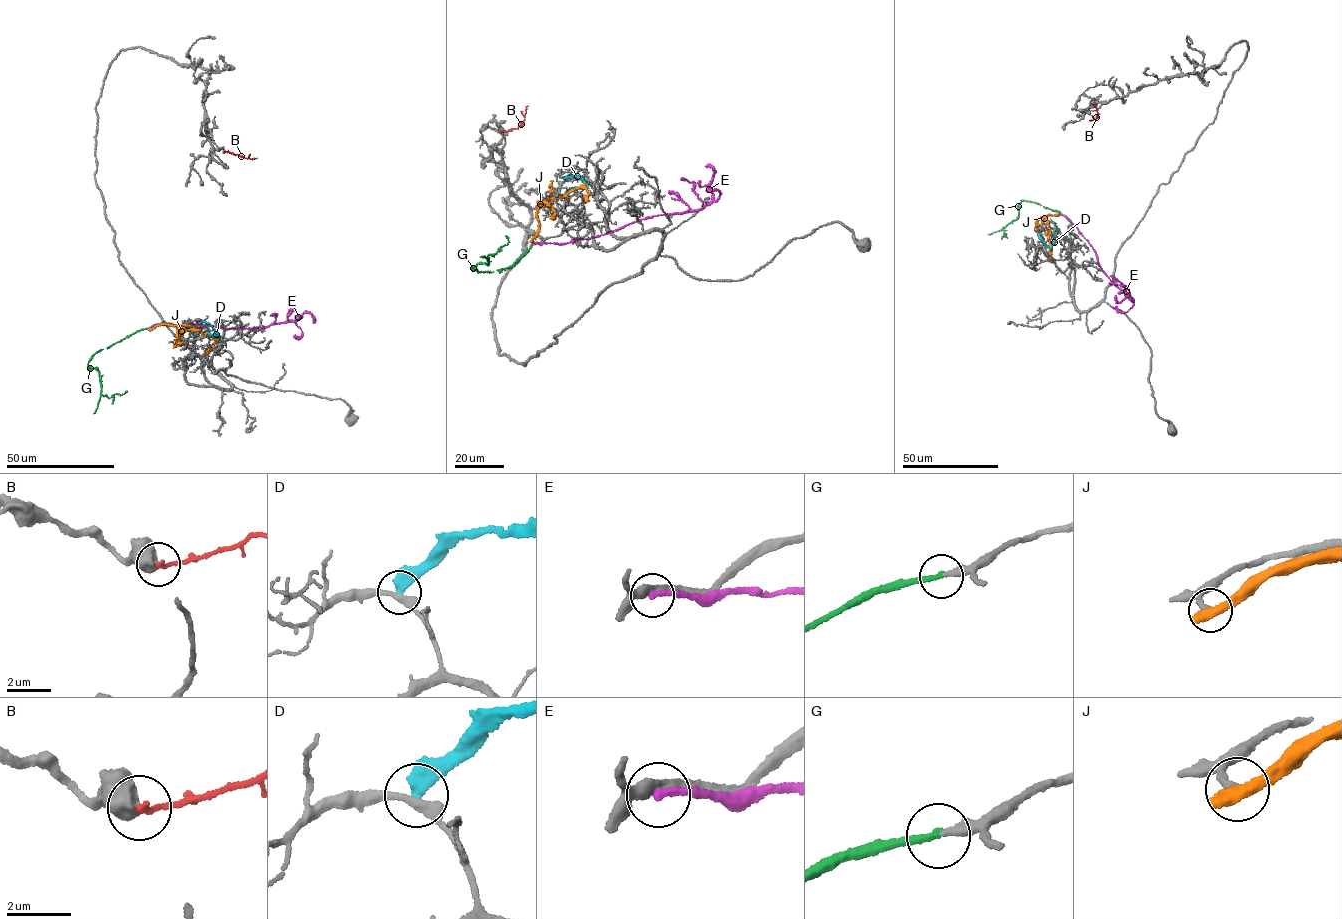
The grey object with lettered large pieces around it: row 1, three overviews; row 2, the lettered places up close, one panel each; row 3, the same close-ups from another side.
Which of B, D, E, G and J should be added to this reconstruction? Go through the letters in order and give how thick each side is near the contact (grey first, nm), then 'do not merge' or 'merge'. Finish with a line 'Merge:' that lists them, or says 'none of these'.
B: calibres 800 and 190 nm; do not merge
D: calibres 260 and 480 nm; do not merge
E: calibres 320 and 240 nm; do not merge
G: calibres 360 and 260 nm; merge
J: calibres 240 and 600 nm; do not merge
Merge: G

